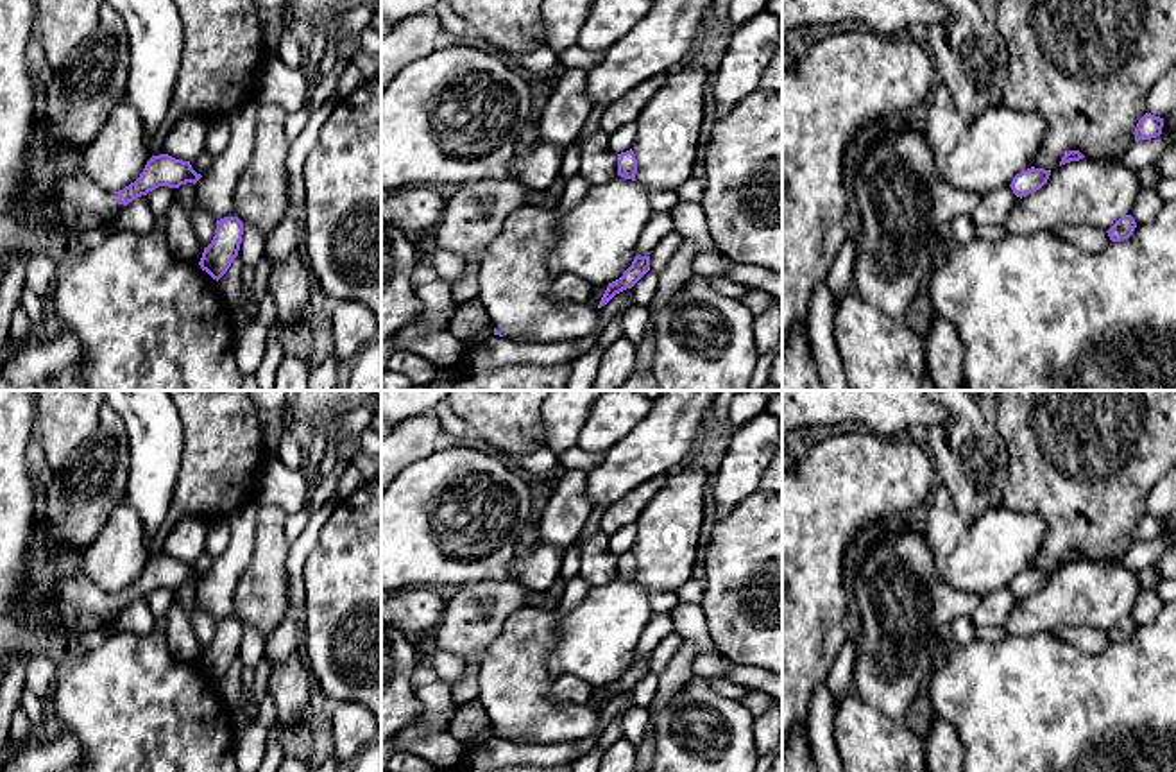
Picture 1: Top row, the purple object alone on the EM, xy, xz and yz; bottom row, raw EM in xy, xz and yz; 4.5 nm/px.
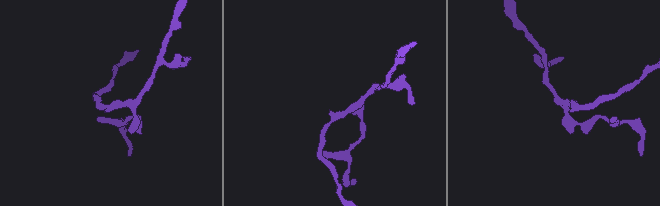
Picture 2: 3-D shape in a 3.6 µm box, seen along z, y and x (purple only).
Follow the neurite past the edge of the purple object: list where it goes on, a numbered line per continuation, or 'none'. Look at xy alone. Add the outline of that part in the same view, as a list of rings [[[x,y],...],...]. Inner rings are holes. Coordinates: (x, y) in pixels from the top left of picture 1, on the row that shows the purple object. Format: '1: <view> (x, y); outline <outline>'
1: xy (25, 221); outline [[[0,0],[0,274],[13,258],[43,251],[45,240],[64,247],[59,238],[84,211],[124,208],[81,168],[45,199],[29,192],[25,168],[43,131],[27,63],[34,29],[34,0]]]

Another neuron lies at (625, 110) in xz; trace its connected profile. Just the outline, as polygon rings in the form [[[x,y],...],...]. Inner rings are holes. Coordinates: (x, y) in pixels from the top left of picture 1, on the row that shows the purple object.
[[[669,73],[650,77],[646,82],[637,84],[626,95],[605,107],[600,129],[610,134],[630,122],[635,122],[652,97],[664,86]]]

